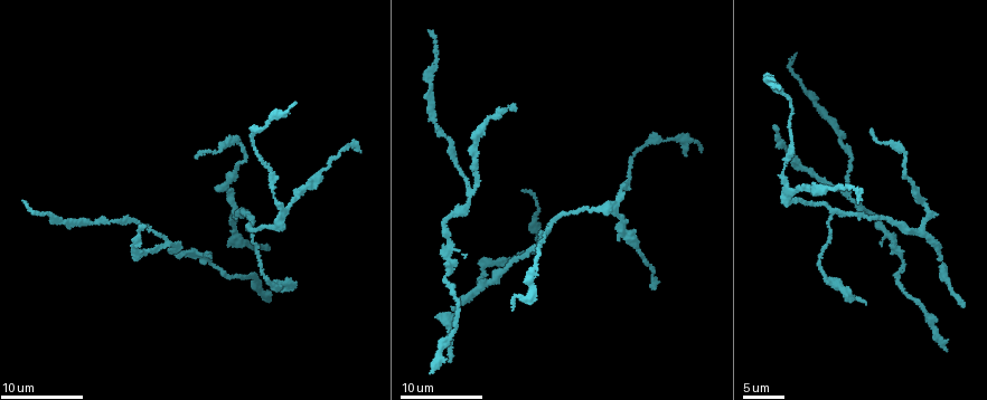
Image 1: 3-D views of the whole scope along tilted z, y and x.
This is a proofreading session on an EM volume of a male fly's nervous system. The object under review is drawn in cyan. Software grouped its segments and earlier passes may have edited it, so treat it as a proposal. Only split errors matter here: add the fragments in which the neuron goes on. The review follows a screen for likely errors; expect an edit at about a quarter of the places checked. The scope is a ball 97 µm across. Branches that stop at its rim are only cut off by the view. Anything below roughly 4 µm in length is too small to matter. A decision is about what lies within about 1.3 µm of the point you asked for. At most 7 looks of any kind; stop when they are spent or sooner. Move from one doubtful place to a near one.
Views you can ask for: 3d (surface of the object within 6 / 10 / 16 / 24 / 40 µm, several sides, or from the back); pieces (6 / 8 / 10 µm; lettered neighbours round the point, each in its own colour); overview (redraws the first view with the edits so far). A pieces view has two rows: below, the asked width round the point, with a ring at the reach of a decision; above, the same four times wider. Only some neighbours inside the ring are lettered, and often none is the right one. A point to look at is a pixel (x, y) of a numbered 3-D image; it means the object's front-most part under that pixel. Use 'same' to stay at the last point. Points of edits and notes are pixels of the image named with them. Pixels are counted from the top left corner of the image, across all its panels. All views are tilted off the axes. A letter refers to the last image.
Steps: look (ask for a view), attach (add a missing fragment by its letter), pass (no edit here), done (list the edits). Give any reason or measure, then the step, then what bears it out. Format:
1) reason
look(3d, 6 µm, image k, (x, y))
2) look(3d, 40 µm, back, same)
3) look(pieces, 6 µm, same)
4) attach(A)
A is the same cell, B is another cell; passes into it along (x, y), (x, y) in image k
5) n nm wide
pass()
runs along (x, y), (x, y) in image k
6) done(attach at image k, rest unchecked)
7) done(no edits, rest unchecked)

tapers out
look(3d, 6 µm, image 1, (24, 203))

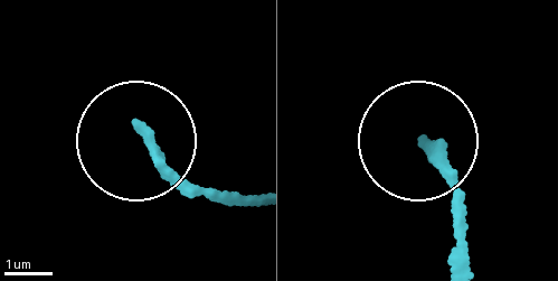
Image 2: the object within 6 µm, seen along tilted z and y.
look(pieces, 10 µm, image 2, (423, 138))

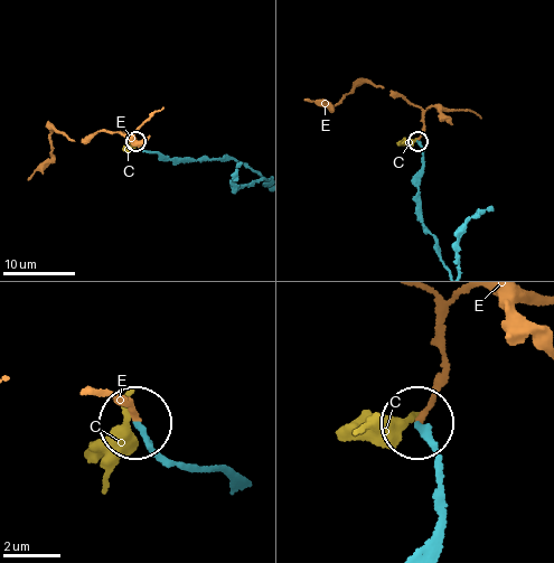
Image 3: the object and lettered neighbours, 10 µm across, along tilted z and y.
180 nm wide
attach(E)
E is the same cell, C is another cell; passes into it along (437, 498), (419, 425), (443, 364), (434, 302) in image 3; the neuron continues

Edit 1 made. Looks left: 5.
thick end
look(3d, 6 µm, image 1, (513, 108))

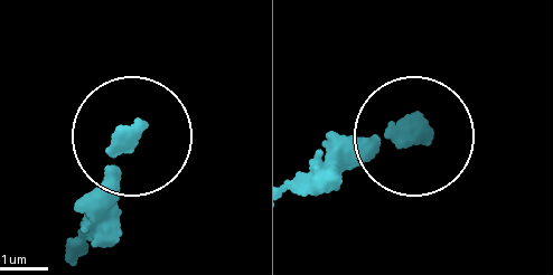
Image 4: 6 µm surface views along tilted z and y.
look(pieces, 8 µm, image 4, (422, 131))

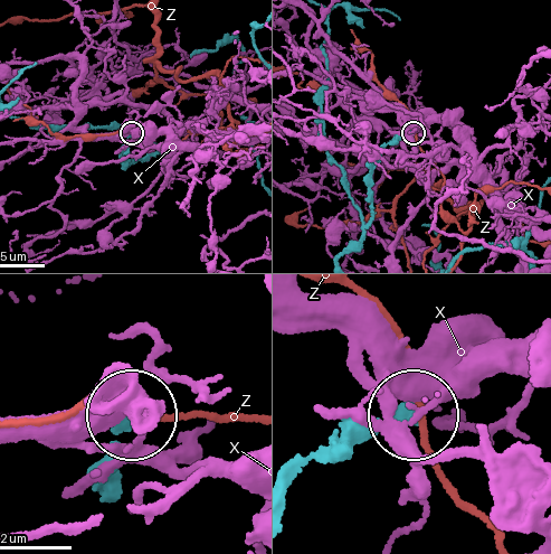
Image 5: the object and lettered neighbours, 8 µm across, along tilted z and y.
300 nm wide
pass()
X and Z are other cells; runs along (293, 472), (407, 412) in image 5; no lettered fragment goes on from it

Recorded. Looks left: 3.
look(overview)

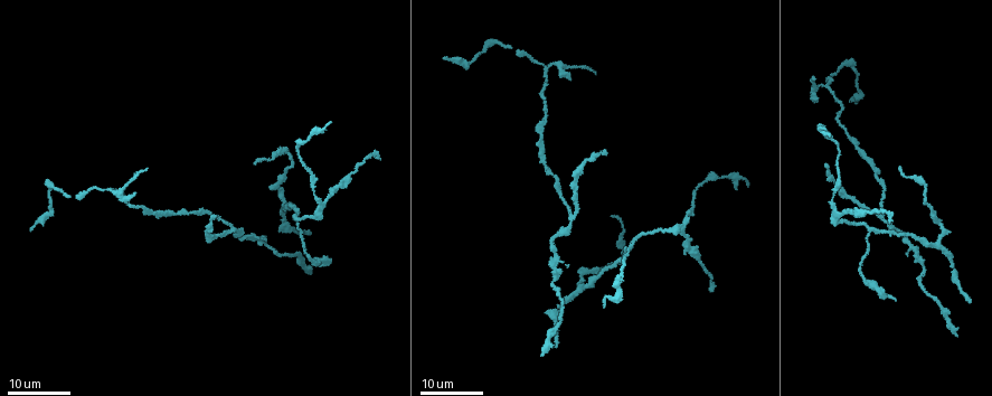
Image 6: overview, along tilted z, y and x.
look(3d, 24 µm, image 6, (256, 164))

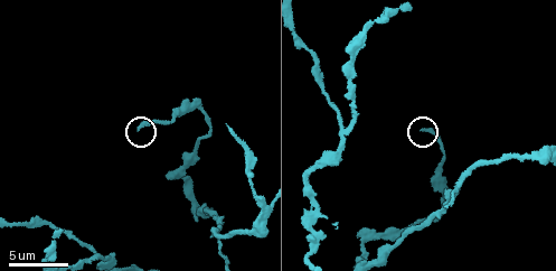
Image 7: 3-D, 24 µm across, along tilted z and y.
look(pieces, 10 µm, image 7, (138, 128))

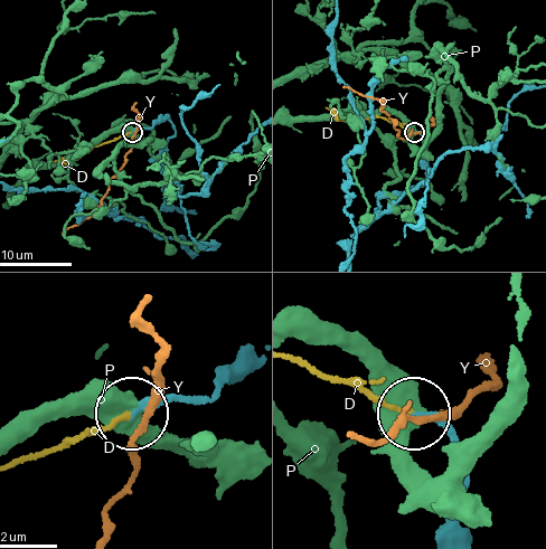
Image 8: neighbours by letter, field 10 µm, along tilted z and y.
attach(D)
D is the same cell, P and Y are other cells; passes into it along (210, 396), (198, 403), (146, 404), (13, 464) in image 8; it goes on there

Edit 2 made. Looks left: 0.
done(attach at image 3, attach at image 8, rest unchecked)

